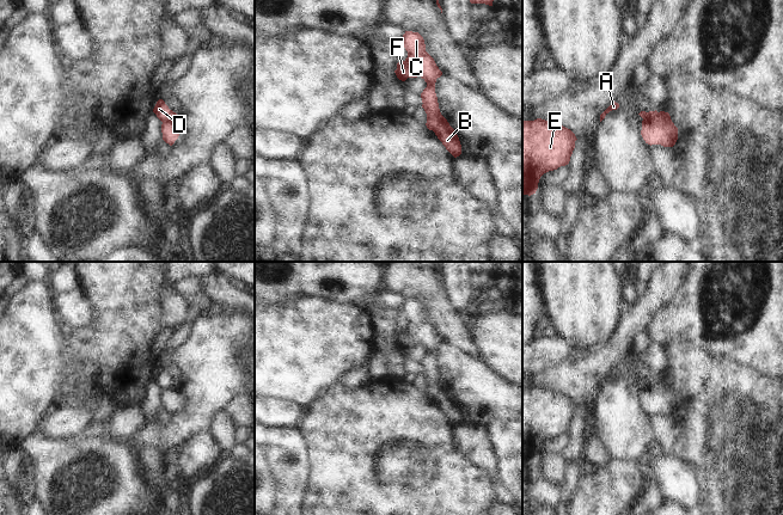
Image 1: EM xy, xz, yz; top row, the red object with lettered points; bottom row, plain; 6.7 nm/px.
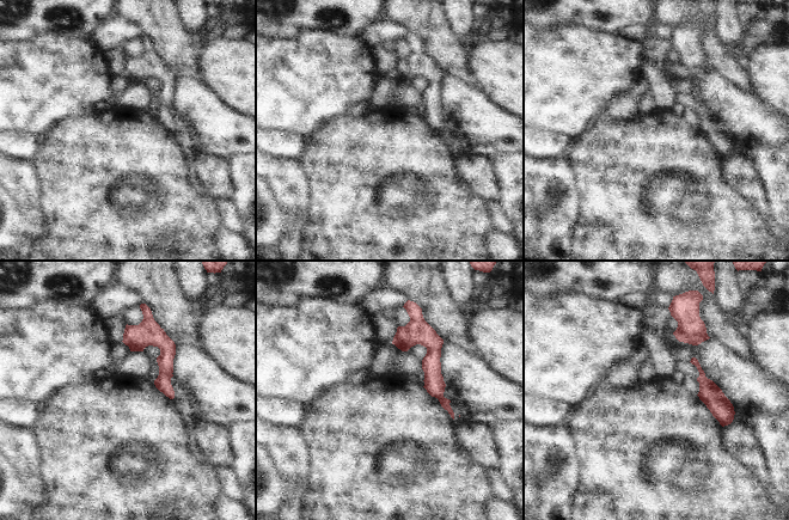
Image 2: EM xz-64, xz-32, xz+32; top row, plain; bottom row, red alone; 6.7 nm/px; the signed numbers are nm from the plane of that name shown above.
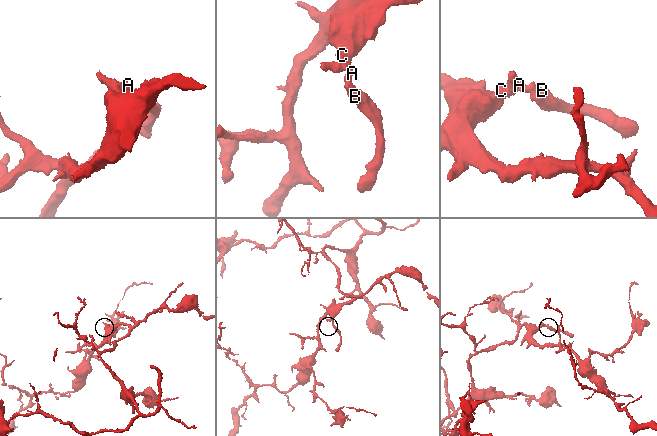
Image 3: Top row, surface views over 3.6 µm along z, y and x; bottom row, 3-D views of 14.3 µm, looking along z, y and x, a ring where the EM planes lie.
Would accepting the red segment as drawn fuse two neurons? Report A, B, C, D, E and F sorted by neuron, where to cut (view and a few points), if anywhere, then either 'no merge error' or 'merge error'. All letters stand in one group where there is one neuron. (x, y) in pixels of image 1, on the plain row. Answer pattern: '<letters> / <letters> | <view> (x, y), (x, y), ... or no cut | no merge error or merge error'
A C D E F / B | yz (659, 380), (643, 386) | merge error

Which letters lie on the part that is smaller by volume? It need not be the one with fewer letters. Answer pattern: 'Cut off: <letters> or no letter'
Cut off: B

